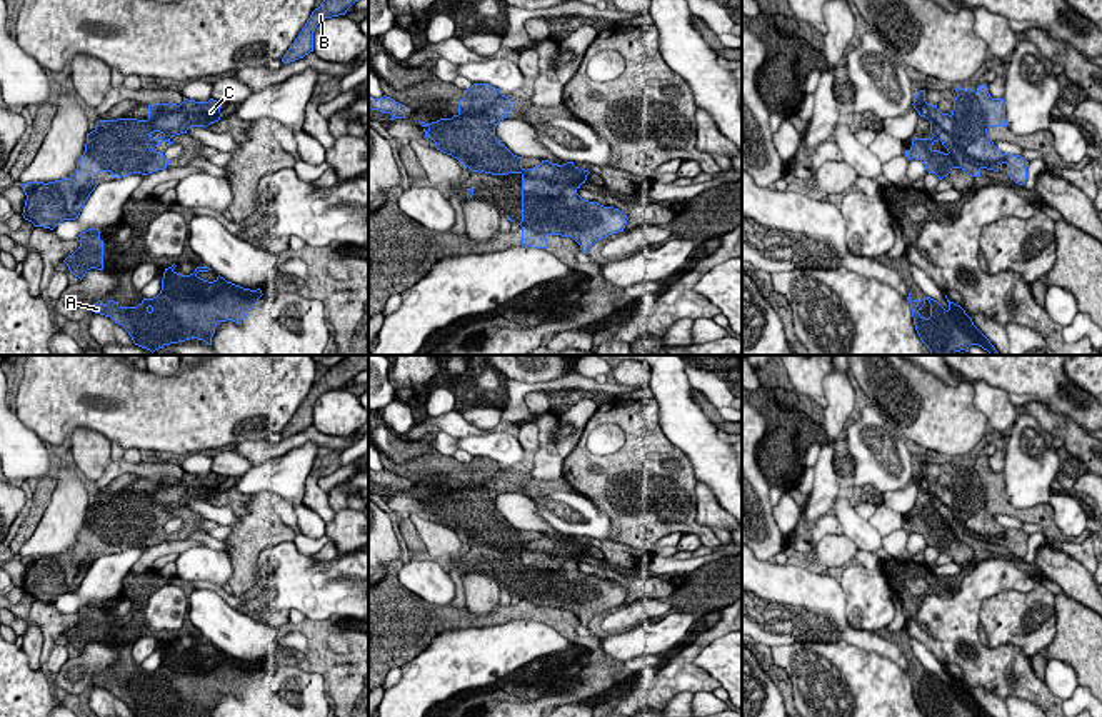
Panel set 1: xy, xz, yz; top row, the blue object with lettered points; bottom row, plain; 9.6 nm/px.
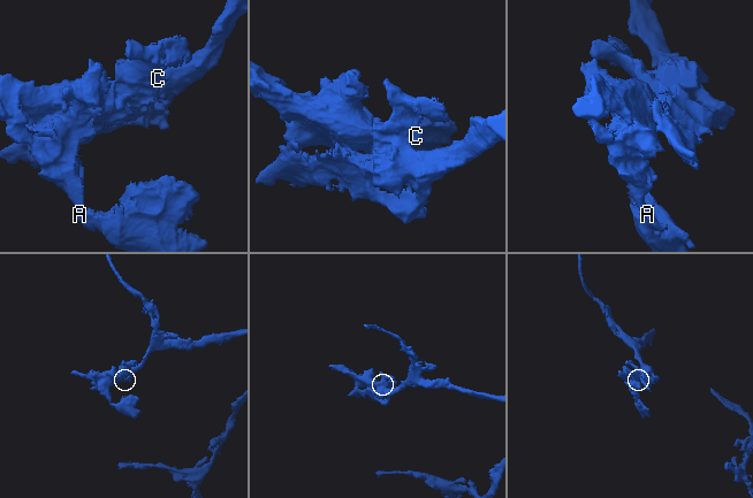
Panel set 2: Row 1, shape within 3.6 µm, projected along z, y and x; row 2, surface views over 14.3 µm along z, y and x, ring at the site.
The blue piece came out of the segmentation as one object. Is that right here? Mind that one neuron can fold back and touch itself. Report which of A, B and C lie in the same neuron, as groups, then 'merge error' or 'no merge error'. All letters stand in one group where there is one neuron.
A / B C; merge error

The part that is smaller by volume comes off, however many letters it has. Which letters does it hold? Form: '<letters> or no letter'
A

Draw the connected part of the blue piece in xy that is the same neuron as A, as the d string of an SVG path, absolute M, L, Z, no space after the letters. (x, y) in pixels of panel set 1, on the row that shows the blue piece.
M173 263L165 268L162 290L157 297L143 298L137 307L120 307L118 302L113 300L103 305L98 300L93 303L92 312L110 317L128 332L135 345L153 353L165 345L190 338L203 340L207 345L212 345L212 337L218 322L232 320L240 323L263 295L260 288L243 288L227 282L220 275L213 282L200 278L197 273L212 270L208 267L197 267L190 275L177 273L173 270L175 267Z

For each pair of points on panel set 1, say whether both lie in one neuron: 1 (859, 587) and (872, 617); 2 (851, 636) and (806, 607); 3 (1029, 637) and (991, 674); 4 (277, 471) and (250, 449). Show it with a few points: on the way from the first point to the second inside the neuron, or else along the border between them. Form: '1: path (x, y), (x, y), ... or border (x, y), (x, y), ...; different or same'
1: path (866, 594), (872, 611); same
2: path (839, 629), (817, 614); same
3: border (989, 646), (1016, 644), (1031, 657); different
4: border (300, 446), (252, 467); different

